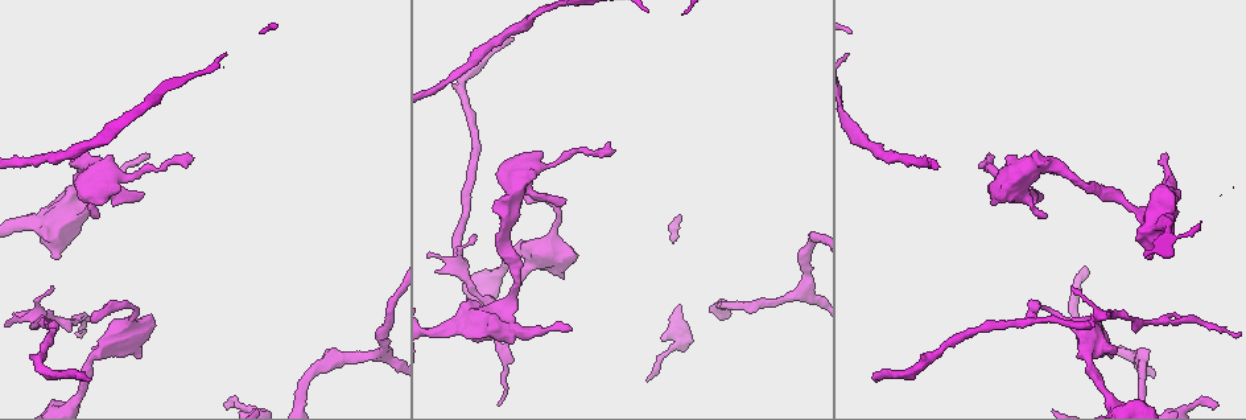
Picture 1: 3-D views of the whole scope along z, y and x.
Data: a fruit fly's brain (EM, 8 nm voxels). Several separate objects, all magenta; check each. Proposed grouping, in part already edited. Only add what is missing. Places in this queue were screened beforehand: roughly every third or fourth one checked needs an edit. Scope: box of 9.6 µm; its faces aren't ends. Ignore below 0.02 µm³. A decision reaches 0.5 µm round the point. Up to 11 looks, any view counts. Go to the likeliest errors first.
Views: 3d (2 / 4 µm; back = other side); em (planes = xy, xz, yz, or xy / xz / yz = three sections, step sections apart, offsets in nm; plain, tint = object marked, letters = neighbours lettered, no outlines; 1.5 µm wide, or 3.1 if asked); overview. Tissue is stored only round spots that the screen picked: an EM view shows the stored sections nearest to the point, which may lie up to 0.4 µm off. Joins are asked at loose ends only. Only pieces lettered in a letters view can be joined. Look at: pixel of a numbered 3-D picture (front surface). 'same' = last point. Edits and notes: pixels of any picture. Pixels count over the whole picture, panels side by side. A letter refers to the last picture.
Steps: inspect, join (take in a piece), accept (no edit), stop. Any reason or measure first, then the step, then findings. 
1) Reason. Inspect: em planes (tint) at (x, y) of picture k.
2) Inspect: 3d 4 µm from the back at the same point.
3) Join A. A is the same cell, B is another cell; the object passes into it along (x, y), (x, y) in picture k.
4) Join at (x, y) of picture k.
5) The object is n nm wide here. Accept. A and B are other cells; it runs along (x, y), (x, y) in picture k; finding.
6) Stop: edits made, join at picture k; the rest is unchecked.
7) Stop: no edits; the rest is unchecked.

Tapers out. Inspect: 3d 4 µm at (149, 155) of picture 1.

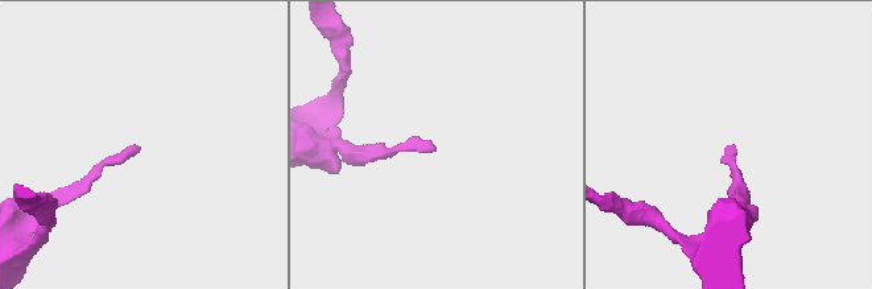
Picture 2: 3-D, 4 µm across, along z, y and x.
Need the tissue. Inspect: em planes (letters) at (137, 145) of picture 2.

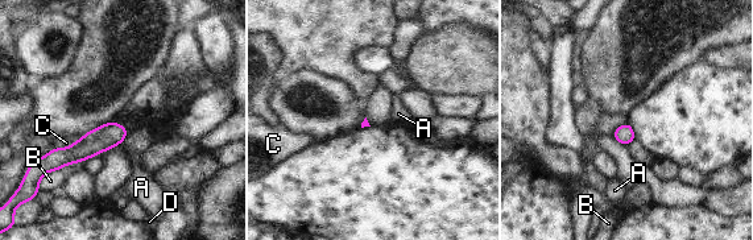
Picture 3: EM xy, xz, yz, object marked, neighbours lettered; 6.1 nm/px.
Accept. A, B, C and D are other cells; a border runs along (128, 131), (120, 143) in picture 3; none of them fits.

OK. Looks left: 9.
Branch stops here. Inspect: em xy step 8 (letters) at (564, 198) of picture 1.

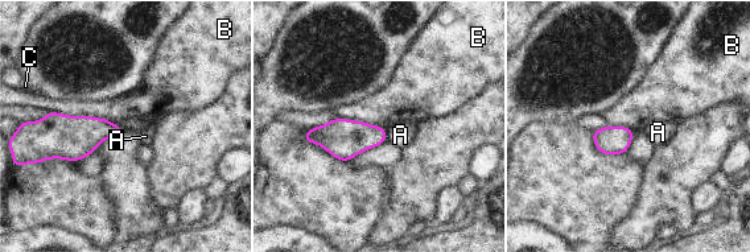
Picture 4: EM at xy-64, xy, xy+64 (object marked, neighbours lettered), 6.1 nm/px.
The longest contact is with B, 380 nm. Accept. A, B and C are other cells; a border runs along (48, 110), (108, 122) in picture 4; none of them fits.

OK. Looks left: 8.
Tapers out. Inspect: 3d 2 µm at (186, 168) of picture 1.

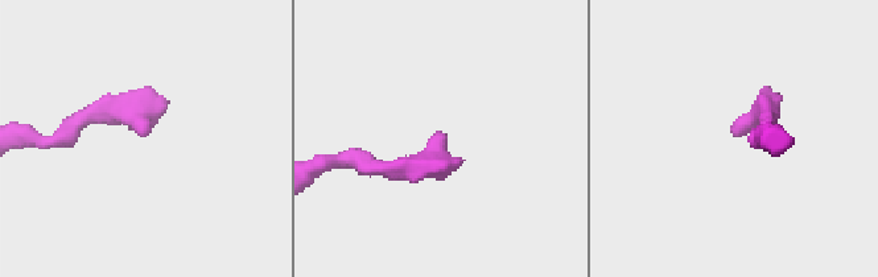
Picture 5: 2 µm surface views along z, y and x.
Inspect: em planes (tint) at (734, 134) of picture 5.

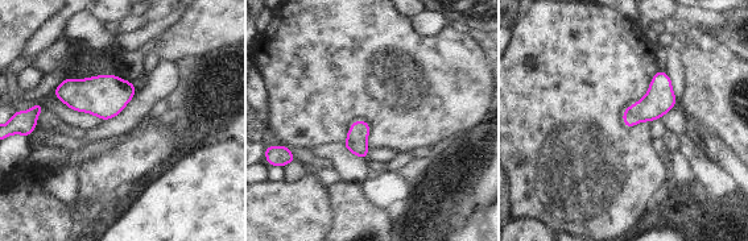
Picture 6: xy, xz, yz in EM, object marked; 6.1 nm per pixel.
Inspect: em planes (letters) at the same point.

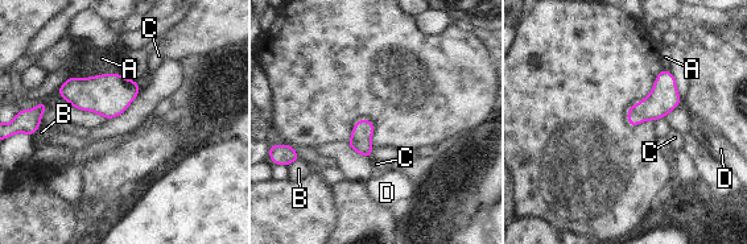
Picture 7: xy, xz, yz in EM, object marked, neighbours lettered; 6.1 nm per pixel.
Accept. A, B, C and D are other cells; a border runs along (135, 82), (140, 87) in picture 7; none of them fits.

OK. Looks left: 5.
Free end. Inspect: em planes (letters) at (474, 236) of picture 1.

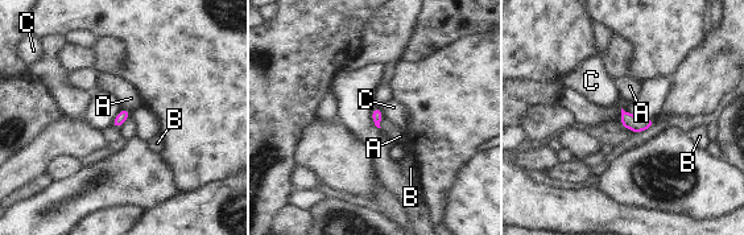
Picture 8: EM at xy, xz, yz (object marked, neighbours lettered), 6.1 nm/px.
Accept. A, B and C are other cells; no lettered piece goes on from it.

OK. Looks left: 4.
Stop: no edits; the rest is unchecked.

